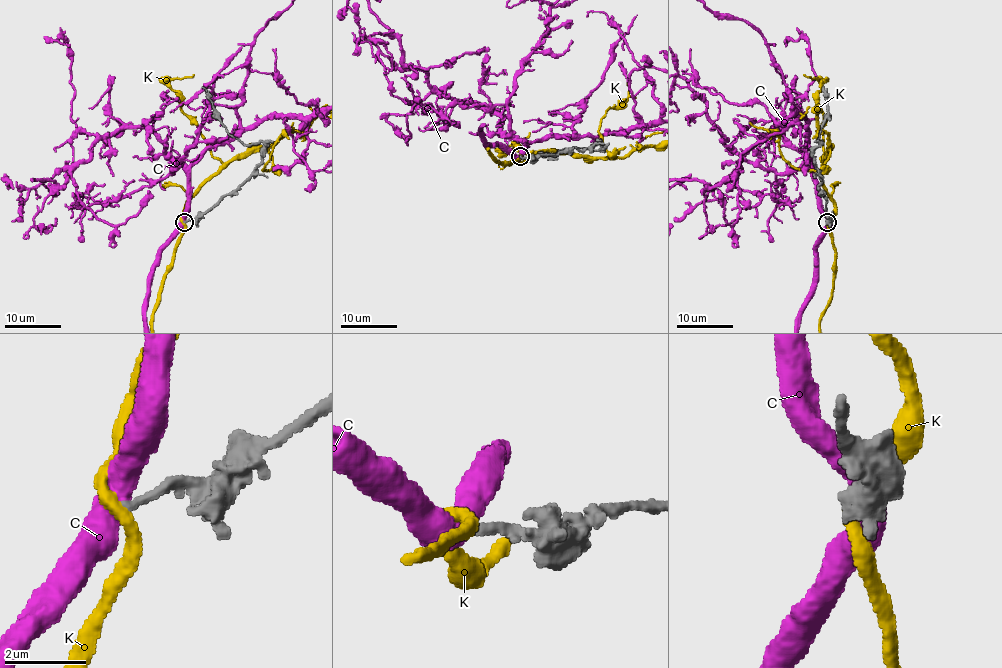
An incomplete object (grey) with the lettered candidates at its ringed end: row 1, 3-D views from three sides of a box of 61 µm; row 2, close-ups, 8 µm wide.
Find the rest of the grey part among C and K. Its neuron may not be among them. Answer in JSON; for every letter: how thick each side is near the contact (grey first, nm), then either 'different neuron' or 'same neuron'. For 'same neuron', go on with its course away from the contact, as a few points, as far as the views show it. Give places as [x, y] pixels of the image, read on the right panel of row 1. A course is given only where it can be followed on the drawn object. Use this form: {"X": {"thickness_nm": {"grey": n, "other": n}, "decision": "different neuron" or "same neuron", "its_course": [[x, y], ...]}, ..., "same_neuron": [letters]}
{"C": {"thickness_nm": {"grey": 260, "other": 550}, "decision": "different neuron"}, "K": {"thickness_nm": {"grey": 240, "other": 320}, "decision": "different neuron"}, "same_neuron": []}

